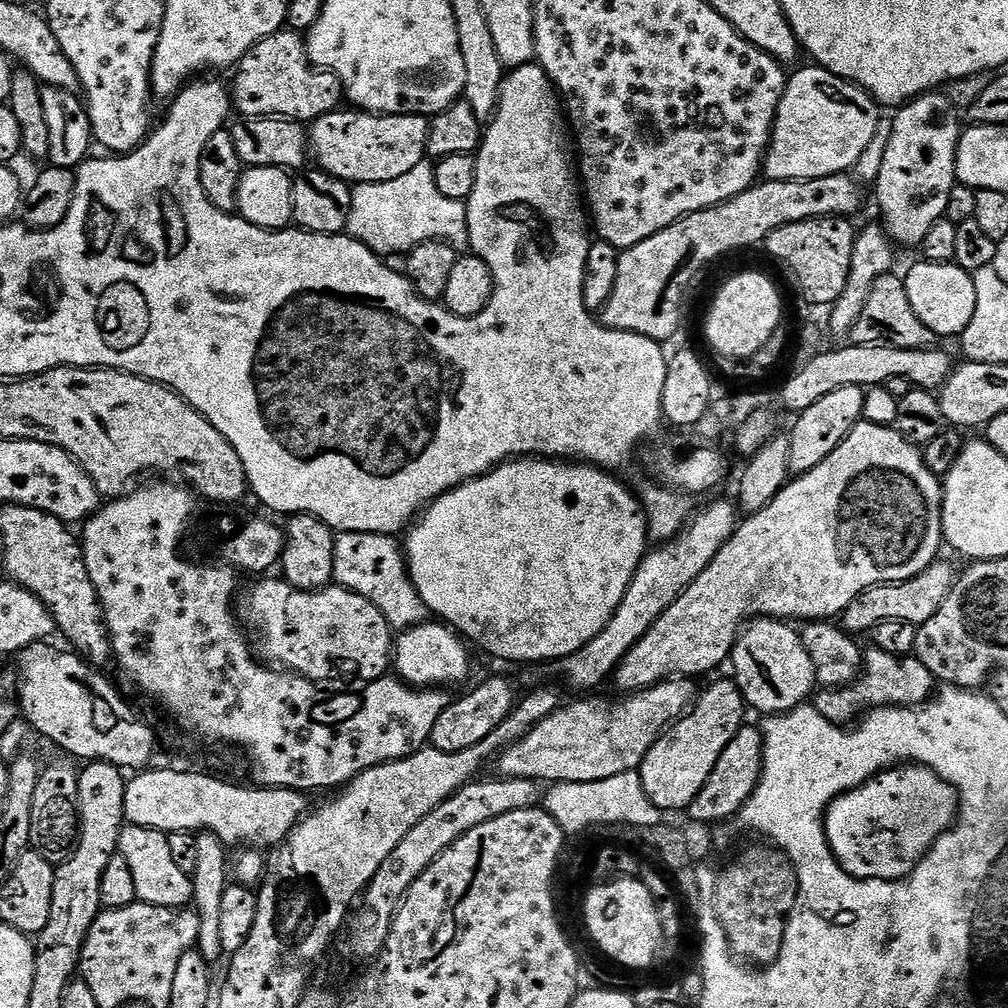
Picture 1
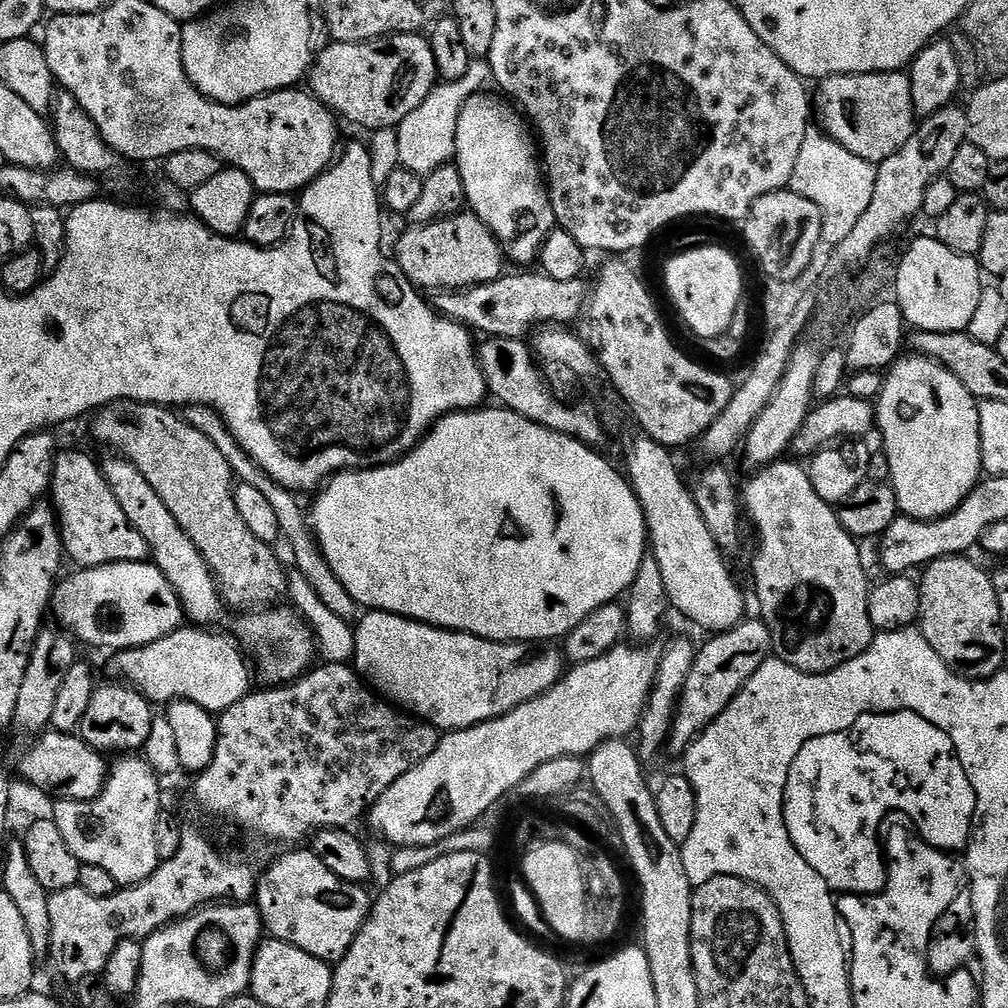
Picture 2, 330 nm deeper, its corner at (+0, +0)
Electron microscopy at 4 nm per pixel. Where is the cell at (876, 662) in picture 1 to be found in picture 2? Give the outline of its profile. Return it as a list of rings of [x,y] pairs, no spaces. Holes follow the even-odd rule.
[[[781,458],[775,464],[769,464],[761,468],[748,481],[742,484],[742,508],[752,519],[756,532],[760,535],[760,553],[756,556],[756,600],[760,603],[759,615],[764,625],[770,630],[772,639],[772,650],[775,659],[786,662],[803,672],[809,672],[815,676],[822,676],[825,672],[832,672],[838,666],[858,658],[872,645],[874,629],[870,622],[870,610],[868,609],[868,593],[870,591],[870,579],[864,573],[864,560],[860,557],[860,548],[857,537],[851,536],[842,526],[842,522],[836,516],[836,508],[831,503],[824,501],[818,496],[818,491],[811,485],[809,469],[803,463],[791,464],[788,458]]]

